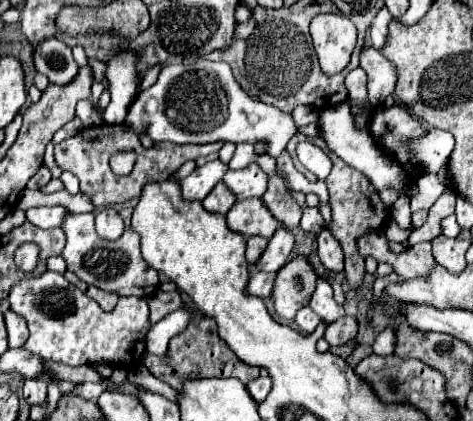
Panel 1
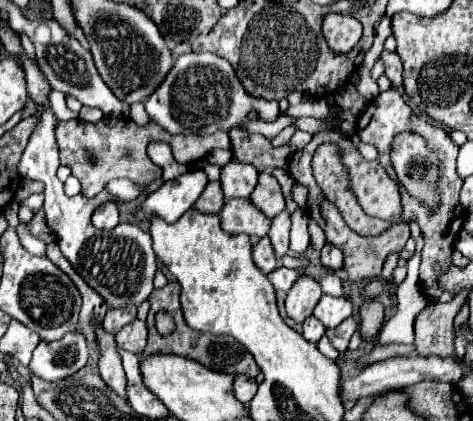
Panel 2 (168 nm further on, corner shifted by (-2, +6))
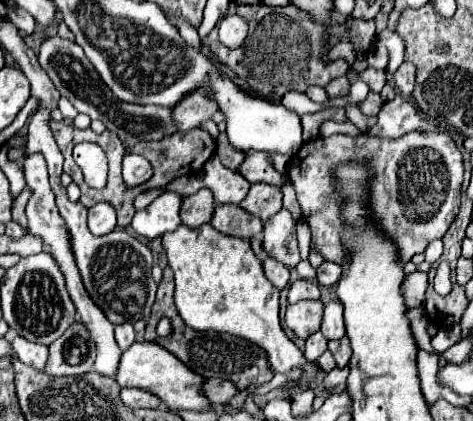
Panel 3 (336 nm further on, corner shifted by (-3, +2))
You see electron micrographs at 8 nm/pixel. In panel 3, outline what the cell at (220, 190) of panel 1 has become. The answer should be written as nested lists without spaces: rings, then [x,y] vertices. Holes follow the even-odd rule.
[[[201,188],[199,192],[183,198],[181,208],[181,222],[189,228],[199,228],[201,224],[209,222],[215,212],[215,198],[209,188]]]

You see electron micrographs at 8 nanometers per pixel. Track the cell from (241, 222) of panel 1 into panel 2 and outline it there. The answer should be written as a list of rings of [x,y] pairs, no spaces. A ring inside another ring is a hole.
[[[248,198],[228,200],[220,210],[220,226],[228,234],[248,234],[266,236],[270,228],[270,218],[266,218]]]

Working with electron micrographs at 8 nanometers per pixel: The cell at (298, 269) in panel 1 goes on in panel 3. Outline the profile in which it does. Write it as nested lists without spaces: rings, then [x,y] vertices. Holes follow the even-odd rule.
[[[303,300],[303,302],[291,304],[291,306],[287,306],[287,314],[285,314],[287,326],[303,340],[309,334],[319,330],[321,318],[323,318],[323,302],[321,300]]]

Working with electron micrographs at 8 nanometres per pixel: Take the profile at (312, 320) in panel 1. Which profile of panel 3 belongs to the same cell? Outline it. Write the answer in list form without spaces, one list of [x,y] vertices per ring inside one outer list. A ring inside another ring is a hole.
[[[315,332],[315,334],[311,334],[311,336],[307,338],[305,356],[307,356],[311,362],[315,362],[325,350],[327,350],[327,340],[325,340],[325,336],[323,336],[321,332]]]

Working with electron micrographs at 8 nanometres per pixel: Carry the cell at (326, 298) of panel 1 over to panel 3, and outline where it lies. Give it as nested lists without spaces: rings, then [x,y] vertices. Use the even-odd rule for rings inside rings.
[[[341,302],[325,304],[321,332],[327,340],[339,340],[345,334],[345,320],[343,320],[343,304]]]

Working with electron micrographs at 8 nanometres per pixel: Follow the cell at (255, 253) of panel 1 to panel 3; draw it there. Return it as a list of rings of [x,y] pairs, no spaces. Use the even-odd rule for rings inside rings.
[[[265,258],[263,260],[263,270],[265,270],[265,276],[269,278],[269,282],[275,286],[275,288],[285,288],[287,282],[289,282],[289,268],[279,264],[277,260],[273,258]]]

